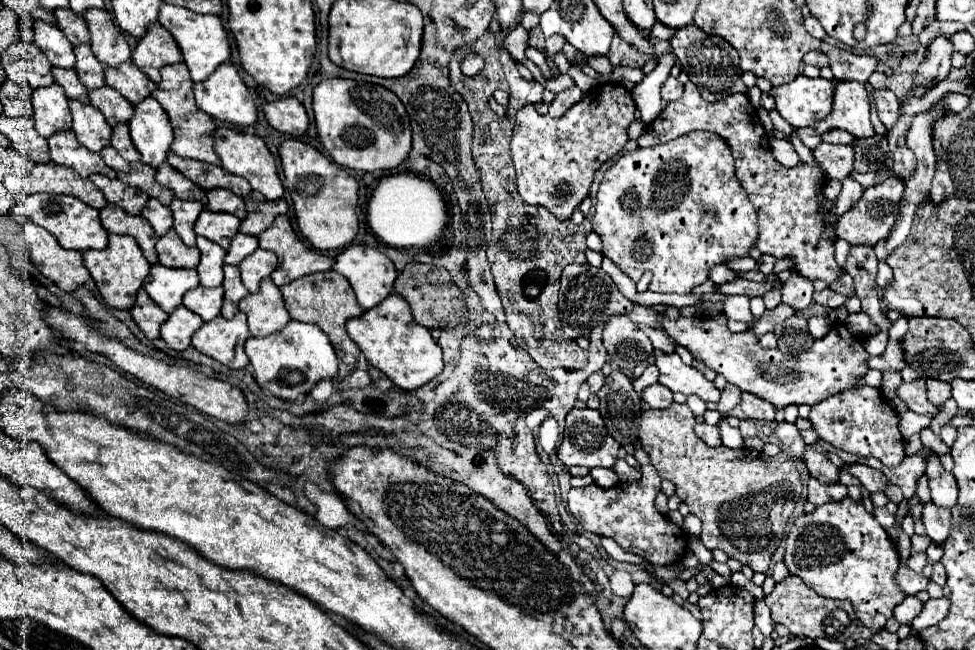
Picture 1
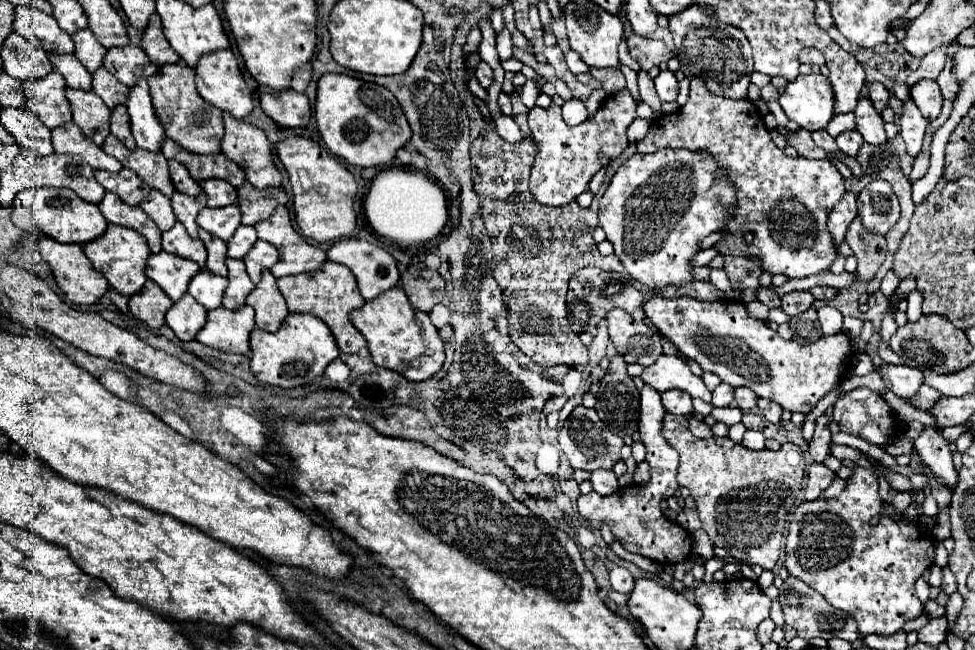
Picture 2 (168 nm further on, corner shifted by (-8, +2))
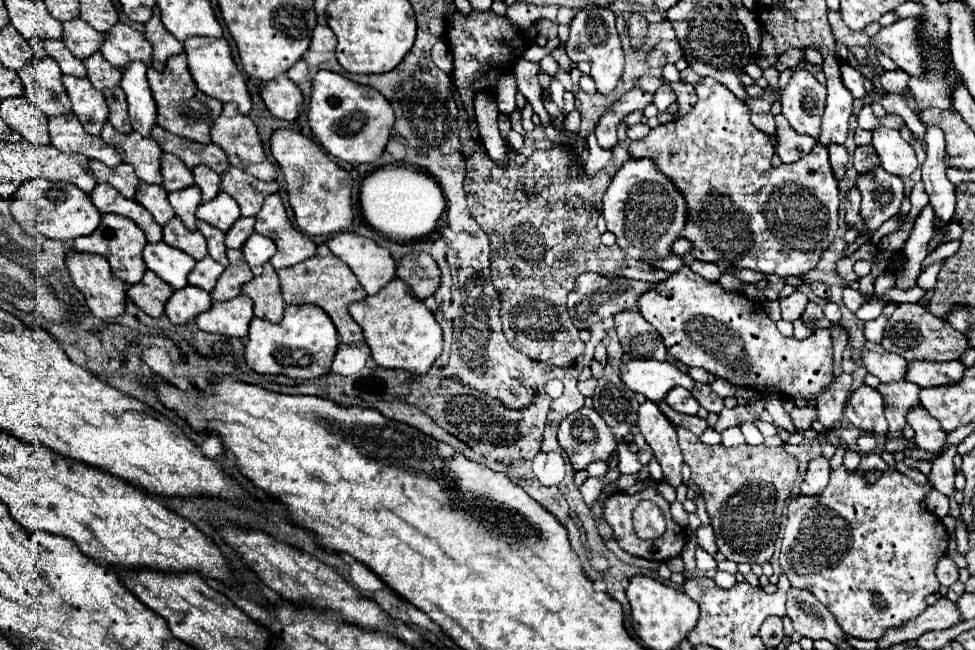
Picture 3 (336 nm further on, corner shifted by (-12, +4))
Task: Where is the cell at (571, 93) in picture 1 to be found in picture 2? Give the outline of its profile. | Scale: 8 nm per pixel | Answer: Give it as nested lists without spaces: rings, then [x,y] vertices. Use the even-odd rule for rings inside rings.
[[[576,98],[566,100],[562,106],[562,114],[564,114],[564,122],[568,126],[576,126],[576,124],[586,120],[586,104],[576,100]]]

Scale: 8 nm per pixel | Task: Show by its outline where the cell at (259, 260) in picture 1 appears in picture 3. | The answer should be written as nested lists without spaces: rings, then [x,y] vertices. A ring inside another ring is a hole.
[[[254,234],[252,238],[246,240],[246,244],[242,246],[242,252],[244,252],[244,258],[246,258],[250,270],[254,272],[254,276],[260,276],[262,266],[270,260],[270,256],[276,254],[276,244],[266,236]]]

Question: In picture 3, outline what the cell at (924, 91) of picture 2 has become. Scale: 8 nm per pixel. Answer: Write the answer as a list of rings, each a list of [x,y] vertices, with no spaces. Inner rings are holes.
[[[928,126],[924,140],[928,144],[926,160],[920,166],[922,170],[922,182],[926,186],[926,194],[930,196],[930,204],[934,206],[936,216],[942,220],[942,224],[948,224],[954,208],[954,184],[946,178],[946,164],[944,164],[944,132],[938,126]]]

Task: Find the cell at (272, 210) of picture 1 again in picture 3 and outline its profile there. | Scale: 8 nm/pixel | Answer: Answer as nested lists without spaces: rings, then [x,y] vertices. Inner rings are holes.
[[[228,168],[228,172],[222,176],[222,190],[238,202],[242,216],[256,216],[256,212],[262,208],[264,198],[276,194],[280,190],[280,184],[276,180],[260,182],[254,180],[252,174],[246,174],[238,168]]]

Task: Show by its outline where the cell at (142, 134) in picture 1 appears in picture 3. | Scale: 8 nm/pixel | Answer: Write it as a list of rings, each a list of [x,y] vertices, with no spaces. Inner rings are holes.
[[[132,62],[122,72],[120,82],[126,100],[128,100],[128,114],[132,128],[140,132],[142,136],[150,136],[154,124],[156,124],[156,104],[146,80],[146,68],[142,62]]]

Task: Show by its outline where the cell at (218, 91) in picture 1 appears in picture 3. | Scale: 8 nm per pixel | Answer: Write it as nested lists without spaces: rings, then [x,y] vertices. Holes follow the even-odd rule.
[[[192,36],[184,42],[184,52],[188,56],[190,74],[196,82],[196,86],[210,98],[216,98],[220,102],[236,102],[238,110],[242,114],[248,114],[252,108],[252,100],[244,82],[244,76],[240,74],[238,66],[232,60],[230,46],[224,38],[204,38],[204,36]]]

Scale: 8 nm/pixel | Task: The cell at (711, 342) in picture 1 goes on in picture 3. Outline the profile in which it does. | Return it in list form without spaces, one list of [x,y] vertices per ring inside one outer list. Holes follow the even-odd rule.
[[[688,266],[680,268],[666,282],[658,282],[650,292],[646,292],[638,302],[640,314],[660,332],[668,354],[686,366],[700,366],[718,378],[726,378],[734,386],[752,388],[762,394],[784,394],[818,398],[832,382],[832,332],[816,330],[806,340],[786,338],[778,332],[776,322],[768,318],[760,302],[746,298],[740,292],[726,292],[718,282],[708,282],[694,274]]]

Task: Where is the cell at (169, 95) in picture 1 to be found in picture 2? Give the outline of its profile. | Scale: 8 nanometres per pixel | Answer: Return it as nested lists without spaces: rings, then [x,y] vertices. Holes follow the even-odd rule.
[[[184,60],[164,66],[158,74],[148,78],[152,104],[168,138],[176,140],[182,148],[192,150],[196,154],[218,154],[224,134],[222,110],[200,98],[200,94],[196,92],[194,76],[194,70]]]

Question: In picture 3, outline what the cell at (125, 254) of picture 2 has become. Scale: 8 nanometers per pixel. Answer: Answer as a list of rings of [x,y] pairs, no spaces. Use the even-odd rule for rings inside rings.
[[[102,214],[100,226],[90,234],[90,236],[80,236],[74,240],[74,248],[78,252],[90,252],[90,254],[100,254],[110,262],[114,278],[126,282],[126,284],[136,284],[146,272],[146,264],[142,260],[142,250],[146,246],[146,236],[144,232],[130,220],[118,214]]]

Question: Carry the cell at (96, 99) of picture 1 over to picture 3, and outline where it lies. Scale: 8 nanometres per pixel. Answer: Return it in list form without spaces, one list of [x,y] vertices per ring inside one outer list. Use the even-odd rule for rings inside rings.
[[[96,52],[94,56],[90,56],[86,62],[88,68],[88,80],[92,82],[92,86],[96,90],[106,90],[106,88],[116,88],[120,86],[120,76],[122,72],[118,68],[114,68],[112,64],[108,64],[104,60],[104,56],[100,52]]]

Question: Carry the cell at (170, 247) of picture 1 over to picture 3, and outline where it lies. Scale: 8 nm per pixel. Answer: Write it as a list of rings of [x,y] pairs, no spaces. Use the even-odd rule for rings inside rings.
[[[172,218],[164,226],[164,242],[172,248],[178,248],[178,250],[190,254],[194,260],[202,260],[208,254],[204,236],[198,230],[190,232],[188,228],[184,228],[180,218]]]

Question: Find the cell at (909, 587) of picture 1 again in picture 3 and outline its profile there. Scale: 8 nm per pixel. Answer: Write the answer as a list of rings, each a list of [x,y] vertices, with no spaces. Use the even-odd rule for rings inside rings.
[[[942,556],[938,566],[936,566],[936,576],[938,576],[938,582],[948,588],[948,586],[952,586],[958,580],[958,566],[954,564],[952,558]]]

